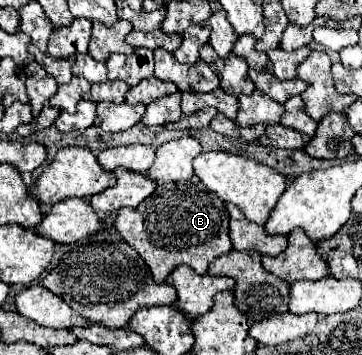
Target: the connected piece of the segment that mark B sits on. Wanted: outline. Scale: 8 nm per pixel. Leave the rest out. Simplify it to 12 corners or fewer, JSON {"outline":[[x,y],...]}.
{"outline":[[193,177],[123,207],[157,283],[233,249],[225,203]]}

